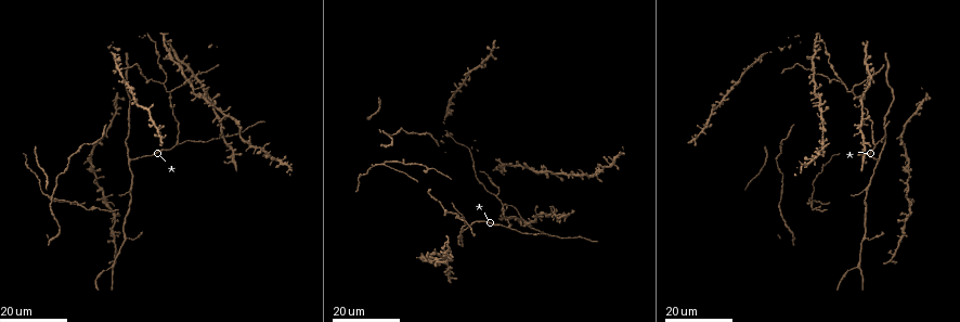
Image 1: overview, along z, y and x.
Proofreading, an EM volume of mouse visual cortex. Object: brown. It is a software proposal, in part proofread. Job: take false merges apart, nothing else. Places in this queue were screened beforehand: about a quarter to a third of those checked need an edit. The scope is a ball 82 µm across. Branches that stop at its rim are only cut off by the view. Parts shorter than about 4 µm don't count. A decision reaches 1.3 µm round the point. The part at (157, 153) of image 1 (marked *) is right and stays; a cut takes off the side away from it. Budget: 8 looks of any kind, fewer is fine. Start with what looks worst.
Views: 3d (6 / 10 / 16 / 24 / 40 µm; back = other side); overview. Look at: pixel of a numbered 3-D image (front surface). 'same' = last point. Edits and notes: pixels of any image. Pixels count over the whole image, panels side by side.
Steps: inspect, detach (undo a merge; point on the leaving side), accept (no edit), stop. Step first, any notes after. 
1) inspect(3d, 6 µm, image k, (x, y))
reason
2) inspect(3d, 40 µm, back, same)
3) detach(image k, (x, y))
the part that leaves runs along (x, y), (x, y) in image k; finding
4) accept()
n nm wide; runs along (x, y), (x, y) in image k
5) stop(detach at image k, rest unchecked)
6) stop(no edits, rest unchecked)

inspect(3d, 24 µm, image 1, (161, 84))
three-way junction

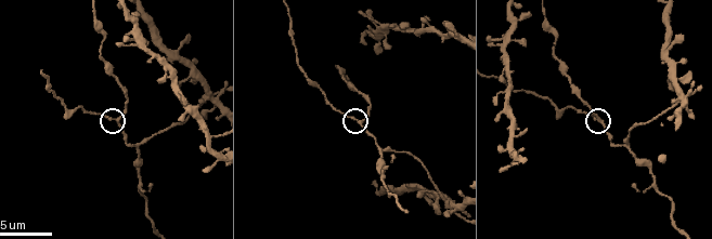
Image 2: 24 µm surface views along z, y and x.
inspect(3d, 6 µm, image 2, (356, 120))
zoom in

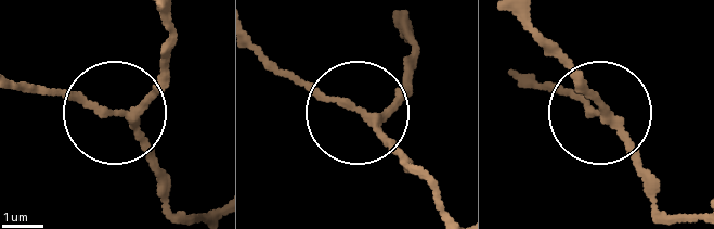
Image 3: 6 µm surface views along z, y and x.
inspect(3d, 6 µm, back, image 3, (363, 113))

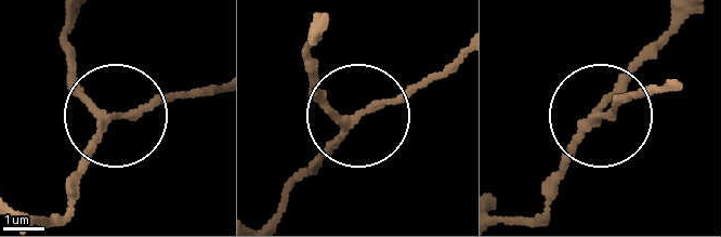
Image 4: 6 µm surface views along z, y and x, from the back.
detach(image 4, (156, 100))
3 arms; the part that leaves runs along (110, 118), (210, 90) in image 4; two neurons meet here

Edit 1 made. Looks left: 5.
inspect(3d, 24 µm, image 1, (445, 209))
branch point

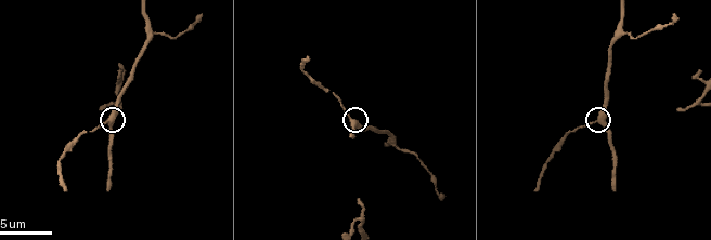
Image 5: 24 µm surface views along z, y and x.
inspect(3d, 6 µm, image 5, (110, 120))

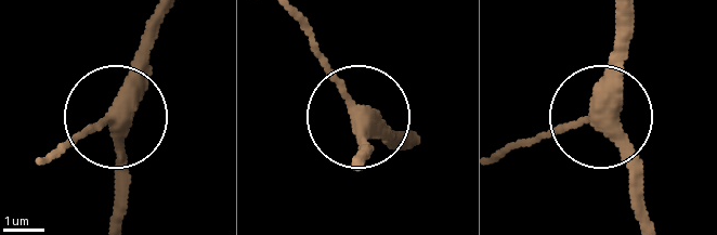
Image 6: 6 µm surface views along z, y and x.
accept()
runs along (624, 18), (624, 80), (603, 122), (644, 216) in image 6; one neuron here

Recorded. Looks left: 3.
inspect(3d, 6 µm, image 5, (395, 147))
branch point

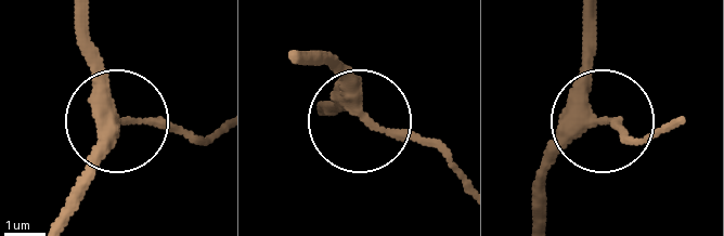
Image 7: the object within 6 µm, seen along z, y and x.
accept()
3 arms; runs along (85, 20), (105, 113), (168, 123), (206, 144) in image 7; continuous, no second neuron

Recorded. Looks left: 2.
inspect(3d, 16 µm, image 1, (127, 159))
a fork

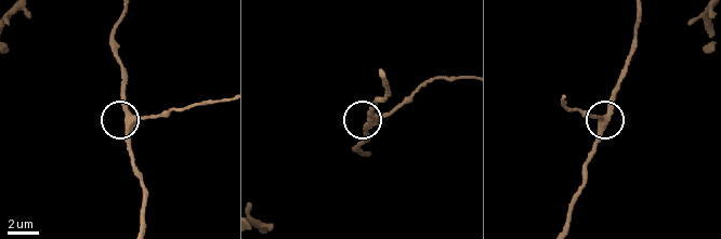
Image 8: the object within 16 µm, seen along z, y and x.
inspect(3d, 10 µm, image 8, (127, 115))

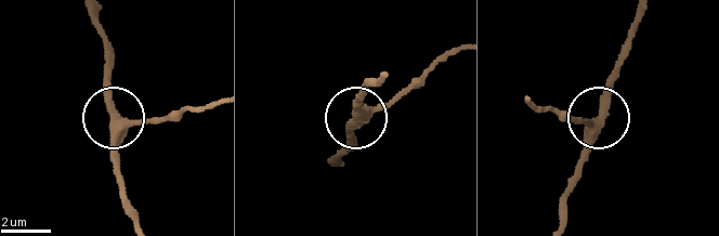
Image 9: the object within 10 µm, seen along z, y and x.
accept()
3 arms; runs along (211, 102), (155, 118), (118, 118), (112, 113), (112, 58) in image 9; continuous, no second neuron

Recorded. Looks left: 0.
stop(detach at image 4, rest unchecked)

